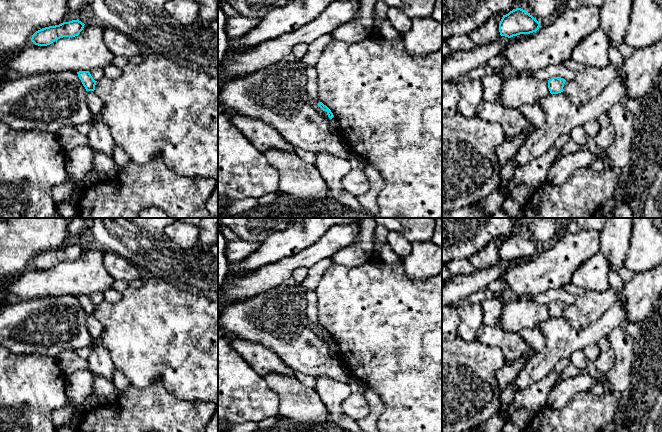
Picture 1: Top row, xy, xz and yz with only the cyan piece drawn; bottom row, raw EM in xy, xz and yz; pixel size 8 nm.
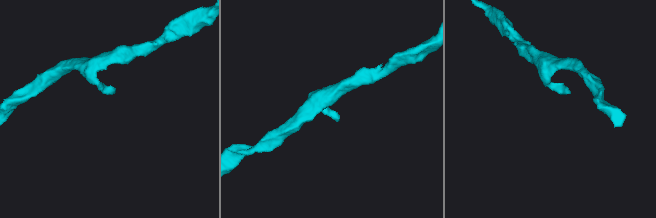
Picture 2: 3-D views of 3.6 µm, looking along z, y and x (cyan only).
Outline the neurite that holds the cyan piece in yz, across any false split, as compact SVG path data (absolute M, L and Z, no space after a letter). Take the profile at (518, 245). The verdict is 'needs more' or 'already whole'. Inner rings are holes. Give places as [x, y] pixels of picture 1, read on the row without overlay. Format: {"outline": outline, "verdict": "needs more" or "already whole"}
{"outline": "M516 232L503 239L499 247L499 256L501 260L511 262L520 258L536 256L539 251L540 247L530 237Z", "verdict": "already whole"}

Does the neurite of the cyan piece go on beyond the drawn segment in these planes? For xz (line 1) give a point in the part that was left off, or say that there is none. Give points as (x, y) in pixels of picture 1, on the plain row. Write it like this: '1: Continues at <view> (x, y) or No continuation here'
1: No continuation here

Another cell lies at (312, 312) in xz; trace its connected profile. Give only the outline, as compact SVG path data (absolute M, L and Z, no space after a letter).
M305 290L304 296L307 300L307 316L310 322L311 329L326 343L329 345L331 357L335 360L340 359L338 346L333 341L330 343L327 339L326 335L323 335L318 328L321 326L318 317L318 309L317 309L317 295L315 291Z

